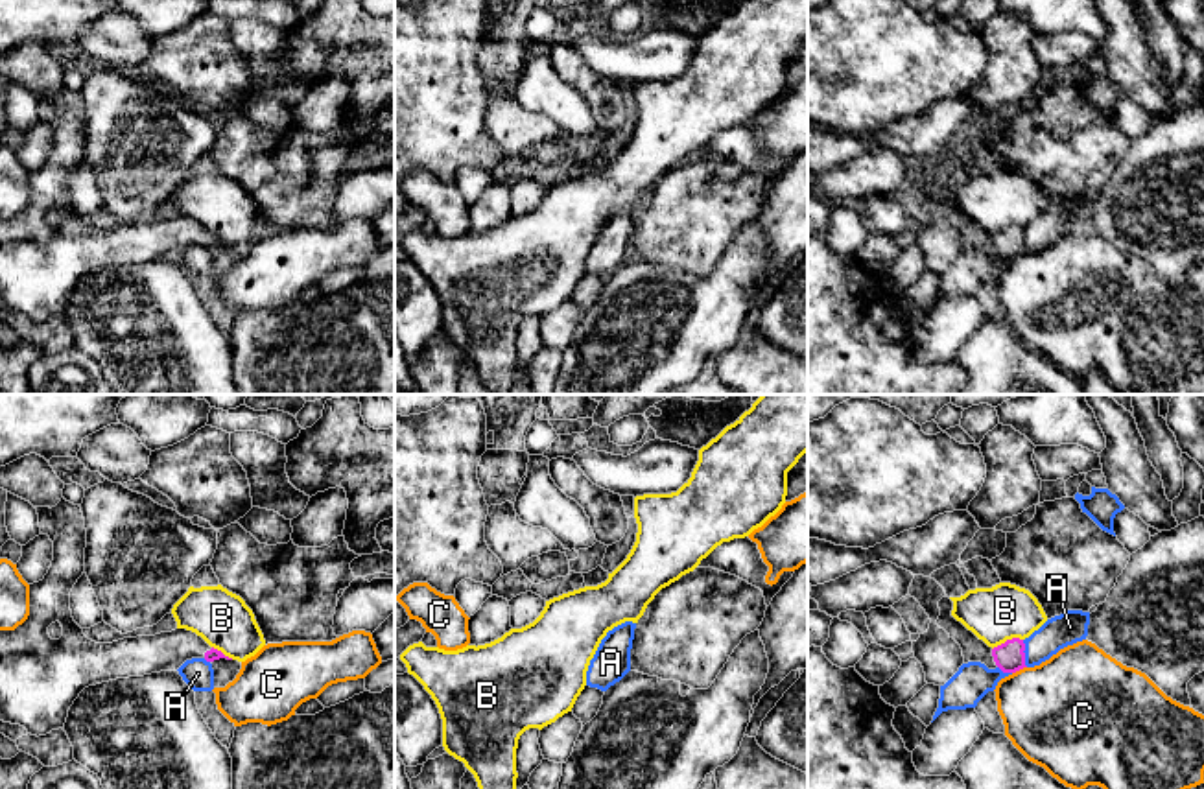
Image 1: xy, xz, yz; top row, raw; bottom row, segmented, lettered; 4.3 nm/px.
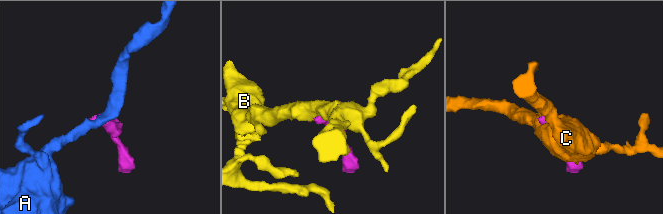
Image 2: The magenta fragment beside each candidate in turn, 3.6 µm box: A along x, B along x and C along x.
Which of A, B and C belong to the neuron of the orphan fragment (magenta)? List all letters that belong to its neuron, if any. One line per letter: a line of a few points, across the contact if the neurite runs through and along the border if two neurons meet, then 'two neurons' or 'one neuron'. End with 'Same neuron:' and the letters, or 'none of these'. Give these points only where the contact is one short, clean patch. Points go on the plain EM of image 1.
A: yz (1022, 227), (1027, 253) | two neurons
B: yz (1022, 225), (1007, 225), (992, 236) | two neurons
C: two neurons
Same neuron: none of these

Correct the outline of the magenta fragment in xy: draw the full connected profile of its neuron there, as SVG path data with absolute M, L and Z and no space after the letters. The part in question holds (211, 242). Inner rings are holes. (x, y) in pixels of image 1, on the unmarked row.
M61 85L55 94L35 94L39 114L53 129L53 147L42 168L30 171L30 203L15 218L0 218L0 308L20 312L31 323L65 315L79 280L101 269L177 258L186 247L232 247L186 216L155 223L96 230L83 221L70 197L70 179L85 159L87 116L79 92Z

